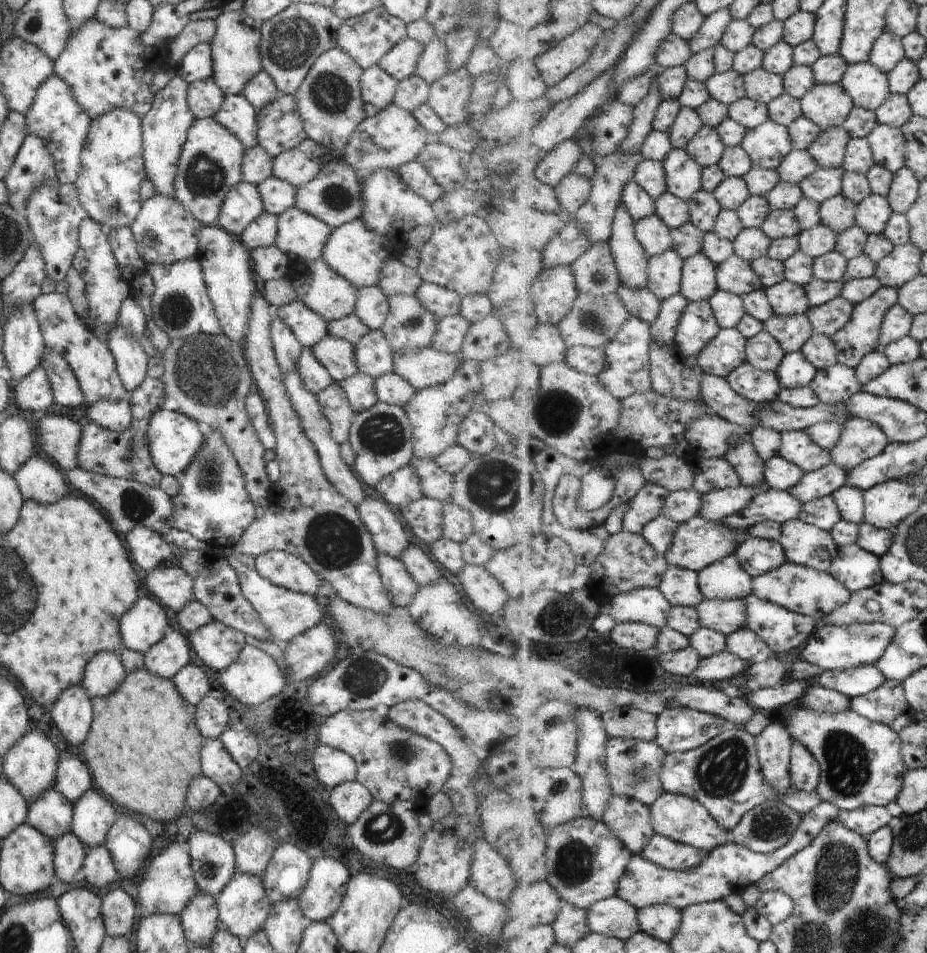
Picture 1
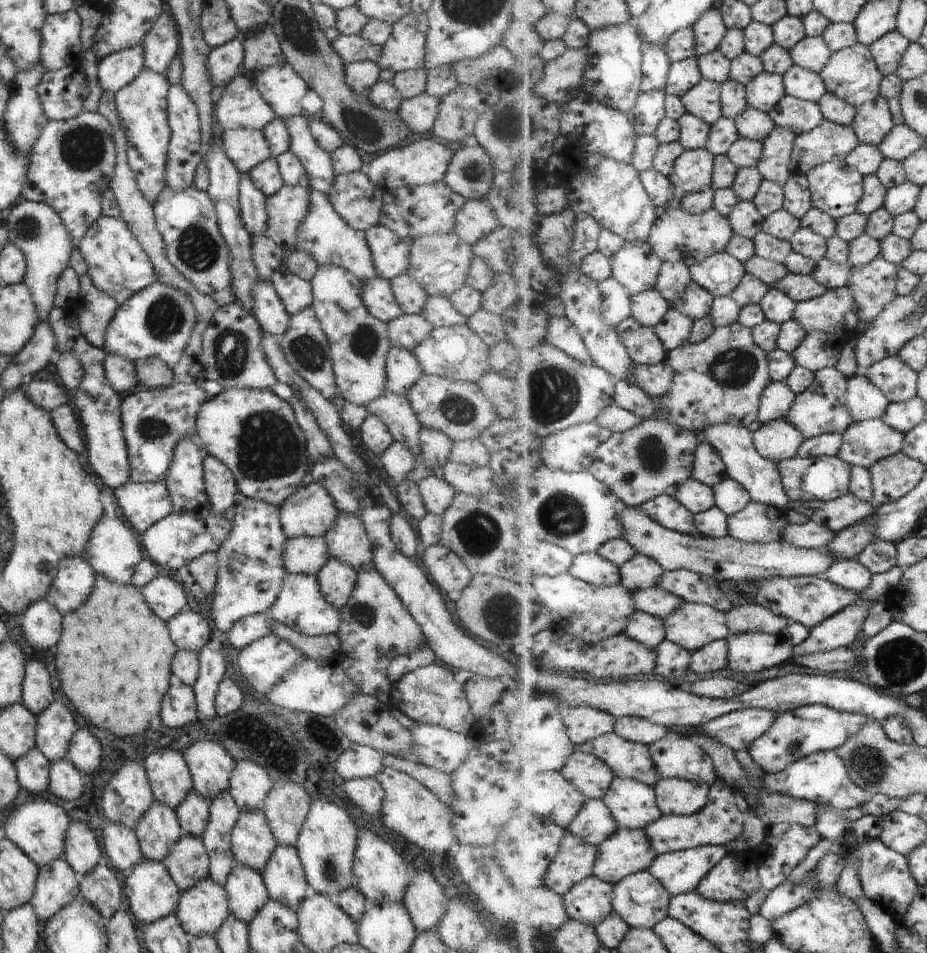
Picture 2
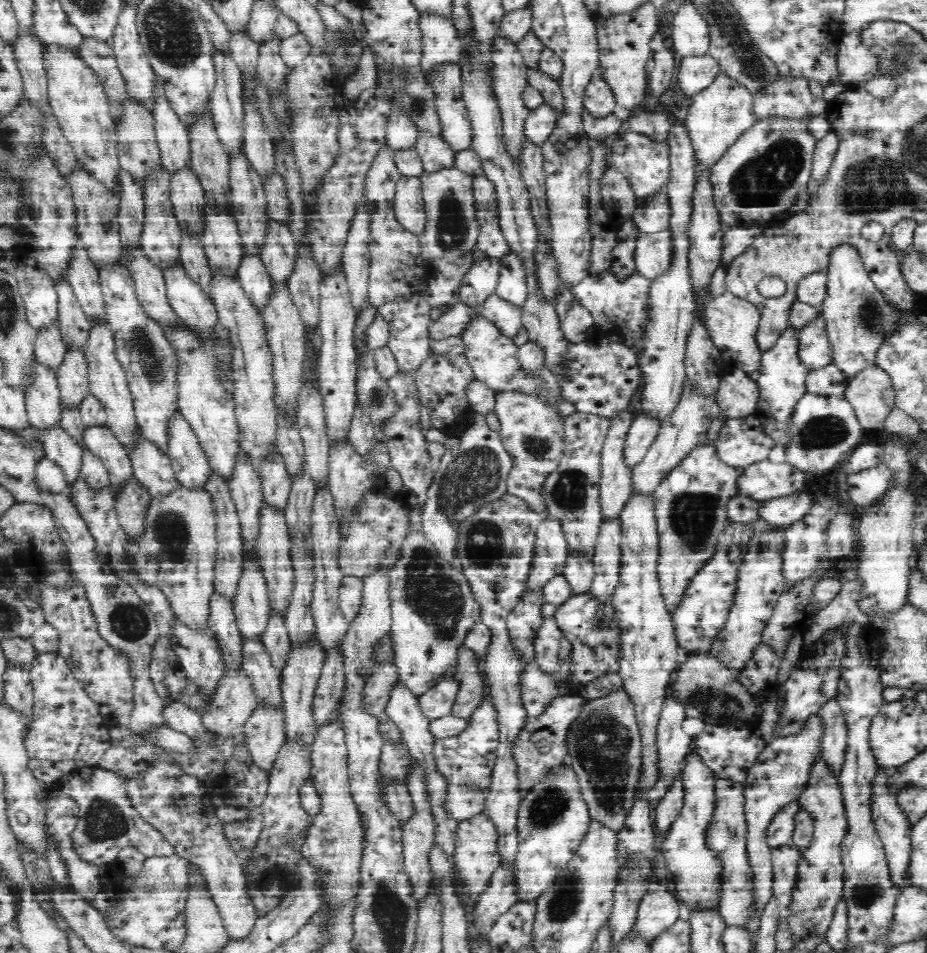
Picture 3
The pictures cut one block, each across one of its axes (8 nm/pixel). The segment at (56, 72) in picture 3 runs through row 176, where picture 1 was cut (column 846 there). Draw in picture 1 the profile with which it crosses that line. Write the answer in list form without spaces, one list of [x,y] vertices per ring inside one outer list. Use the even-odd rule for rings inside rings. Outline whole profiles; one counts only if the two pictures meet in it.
[[[841,84],[816,85],[802,98],[804,115],[816,122],[823,130],[843,127],[854,102]]]

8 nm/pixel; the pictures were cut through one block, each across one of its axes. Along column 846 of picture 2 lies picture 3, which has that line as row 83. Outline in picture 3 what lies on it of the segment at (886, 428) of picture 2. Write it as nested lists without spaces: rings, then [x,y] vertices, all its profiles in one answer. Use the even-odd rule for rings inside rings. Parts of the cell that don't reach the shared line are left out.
[[[444,64],[427,75],[437,90],[436,109],[441,118],[442,138],[455,153],[472,147],[473,132],[462,100],[462,73],[457,64]]]

